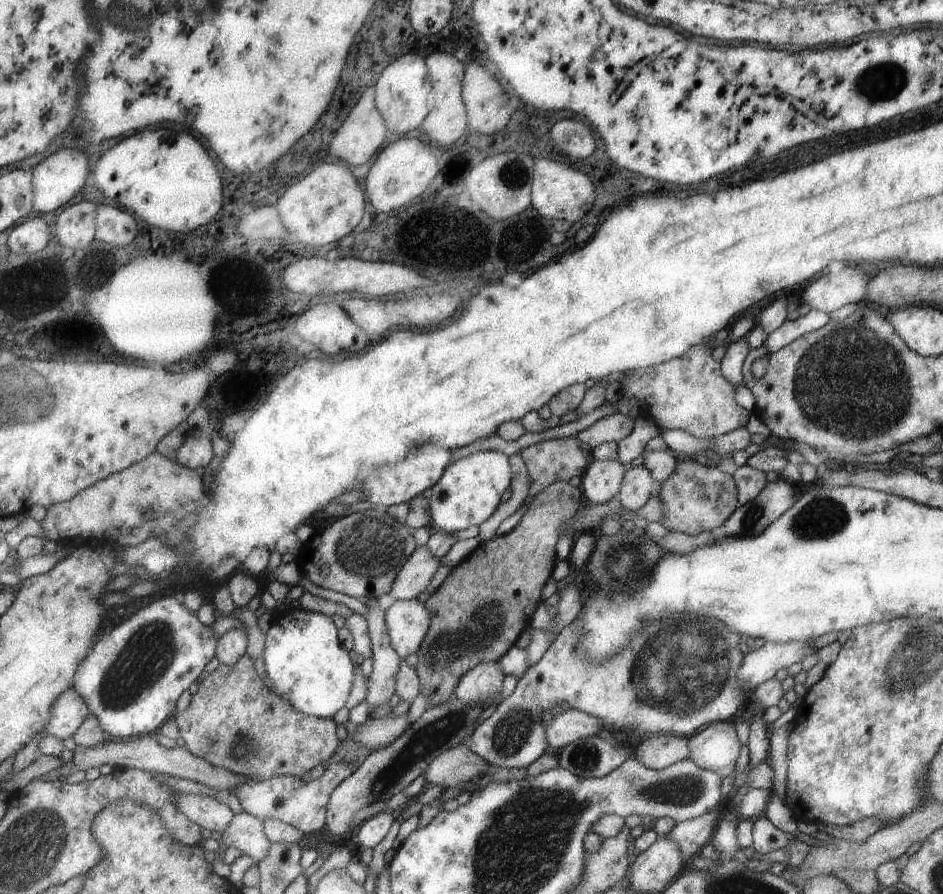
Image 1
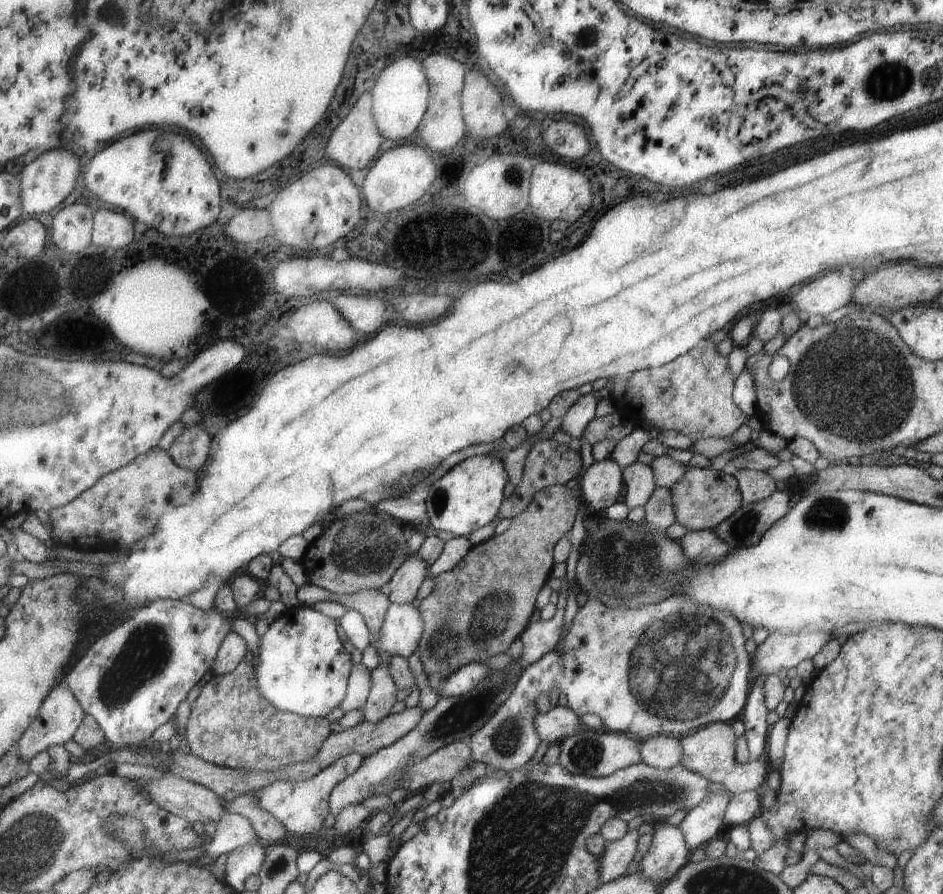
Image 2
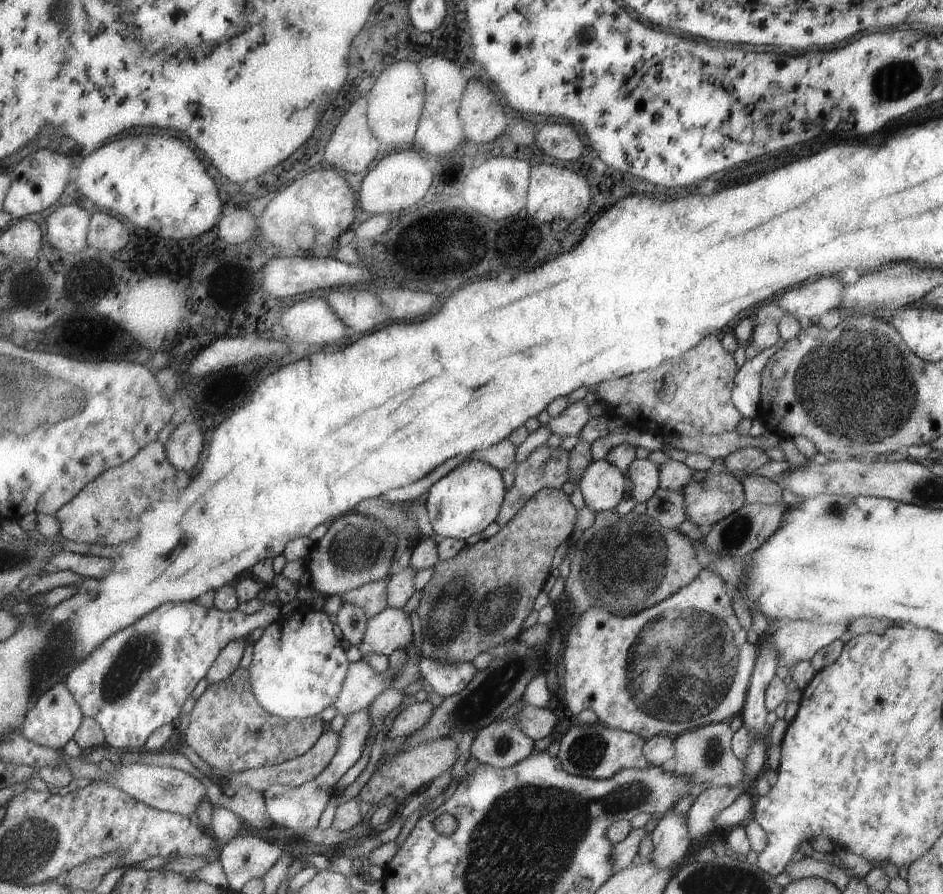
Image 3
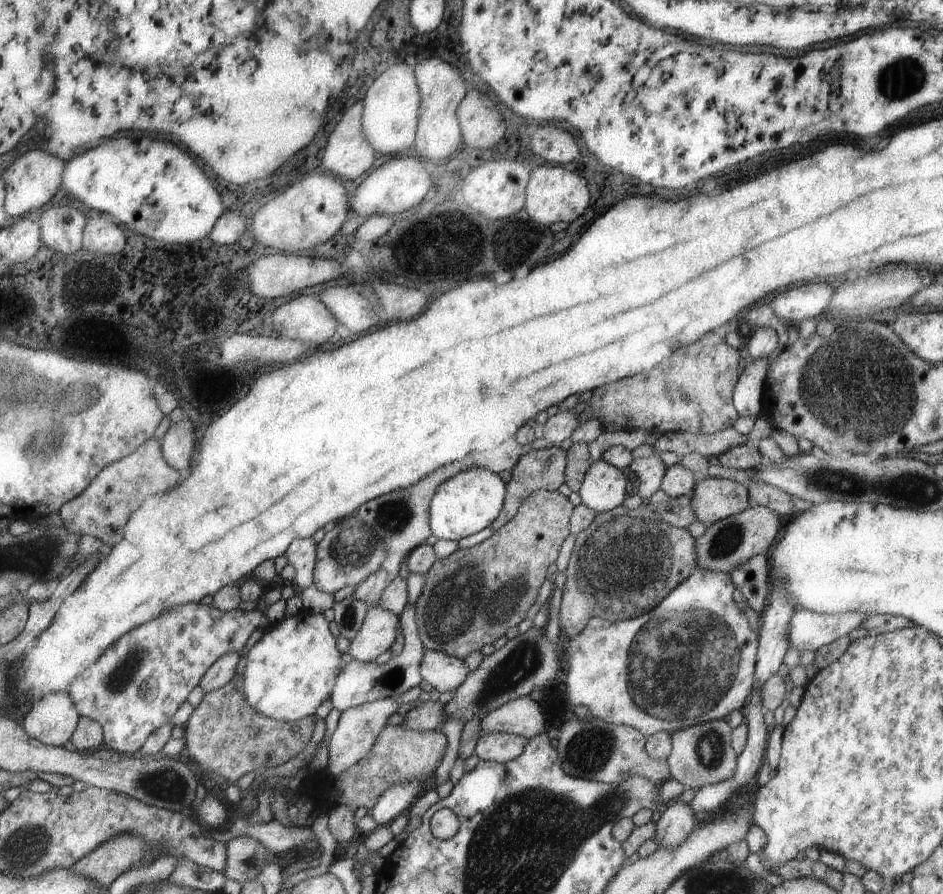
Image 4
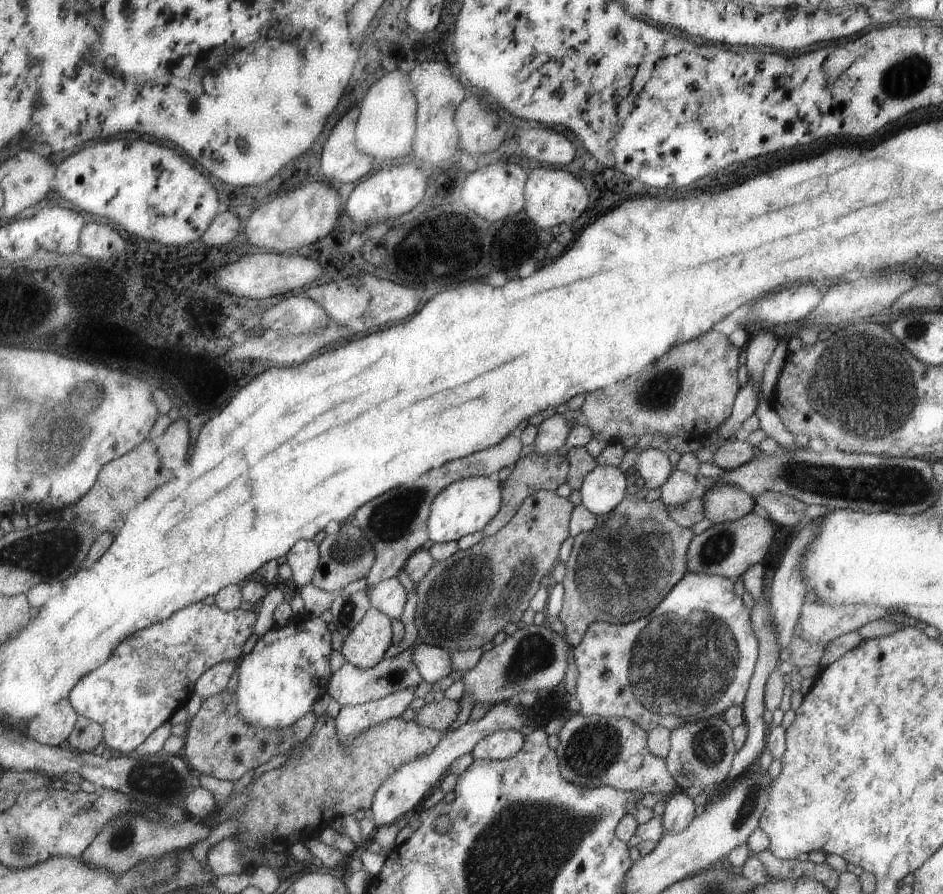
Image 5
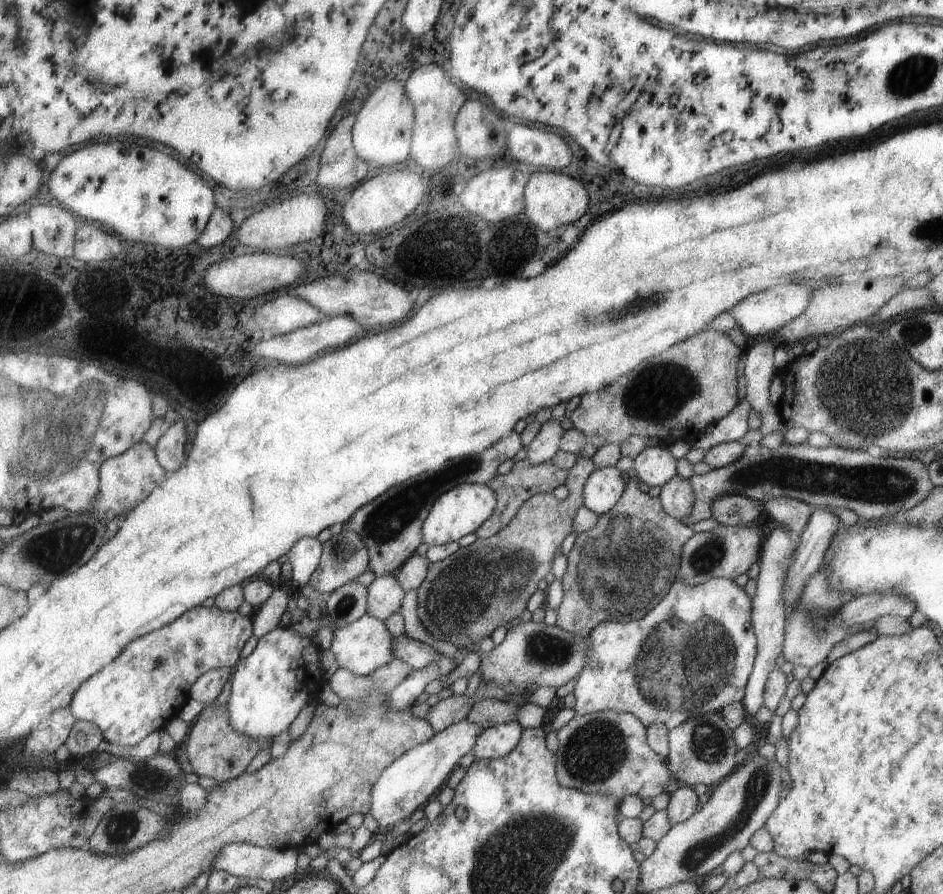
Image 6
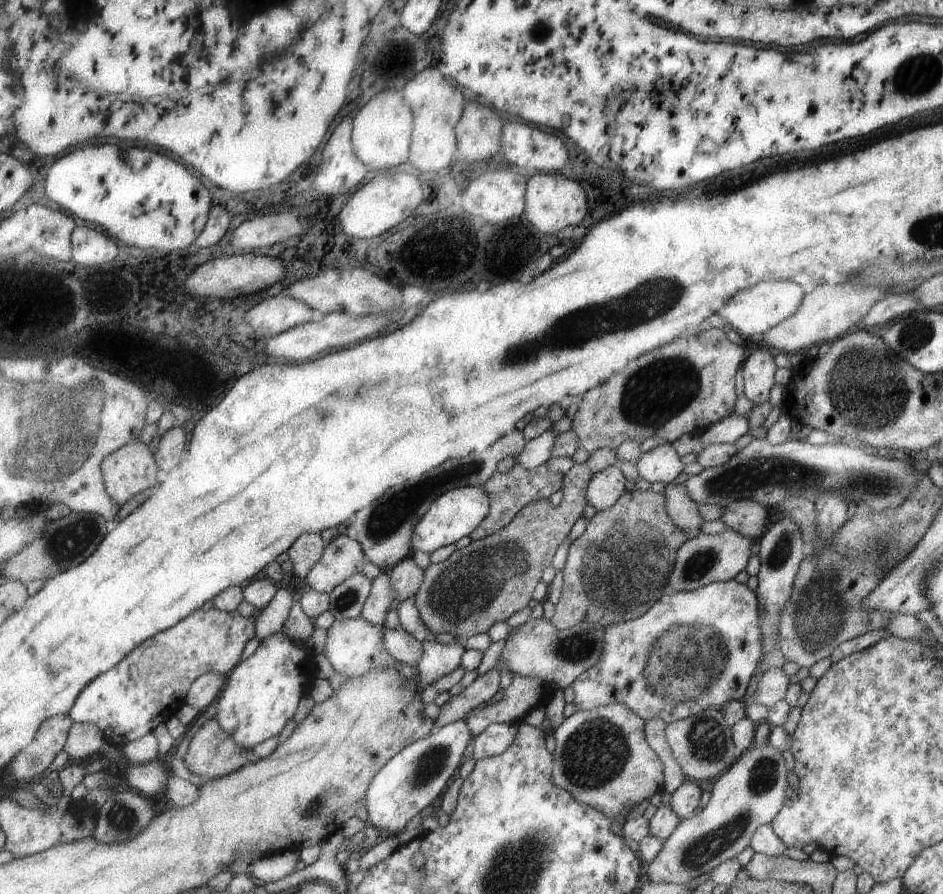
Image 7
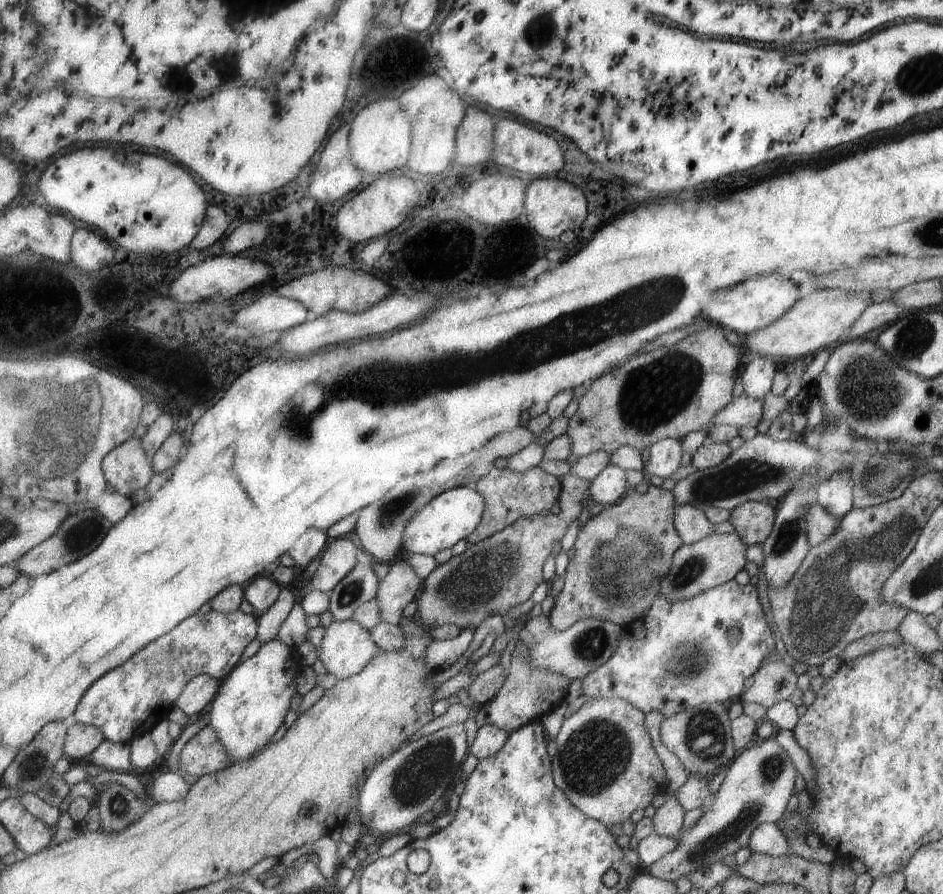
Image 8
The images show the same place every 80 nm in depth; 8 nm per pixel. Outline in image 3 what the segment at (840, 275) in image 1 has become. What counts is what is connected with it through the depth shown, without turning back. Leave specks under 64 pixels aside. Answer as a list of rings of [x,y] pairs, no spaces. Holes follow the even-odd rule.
[[[825,276],[815,282],[797,286],[781,294],[775,304],[795,319],[821,317],[831,309],[837,309],[844,286],[835,276]]]

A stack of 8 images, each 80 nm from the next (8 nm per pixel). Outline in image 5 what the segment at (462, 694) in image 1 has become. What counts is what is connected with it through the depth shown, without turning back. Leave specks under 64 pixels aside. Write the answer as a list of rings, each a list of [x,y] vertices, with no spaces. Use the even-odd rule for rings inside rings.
[[[420,642],[413,644],[411,660],[413,660],[422,681],[431,685],[441,678],[453,674],[453,670],[456,670],[454,663],[447,656],[446,649],[431,644]]]

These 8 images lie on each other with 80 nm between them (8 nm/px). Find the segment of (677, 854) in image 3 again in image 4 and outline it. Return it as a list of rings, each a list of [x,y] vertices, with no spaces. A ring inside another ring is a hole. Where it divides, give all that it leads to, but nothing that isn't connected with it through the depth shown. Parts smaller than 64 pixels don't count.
[[[675,798],[660,810],[660,818],[656,822],[656,846],[677,848],[691,832],[698,817],[693,815],[691,806]]]

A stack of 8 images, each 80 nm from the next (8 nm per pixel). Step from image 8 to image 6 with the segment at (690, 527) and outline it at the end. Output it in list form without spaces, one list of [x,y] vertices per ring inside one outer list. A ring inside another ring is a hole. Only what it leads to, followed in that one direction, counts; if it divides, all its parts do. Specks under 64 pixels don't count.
[[[675,474],[660,488],[661,492],[658,498],[665,514],[675,518],[677,522],[685,523],[689,512],[691,512],[691,506],[696,500],[689,479],[685,480],[685,478]]]

